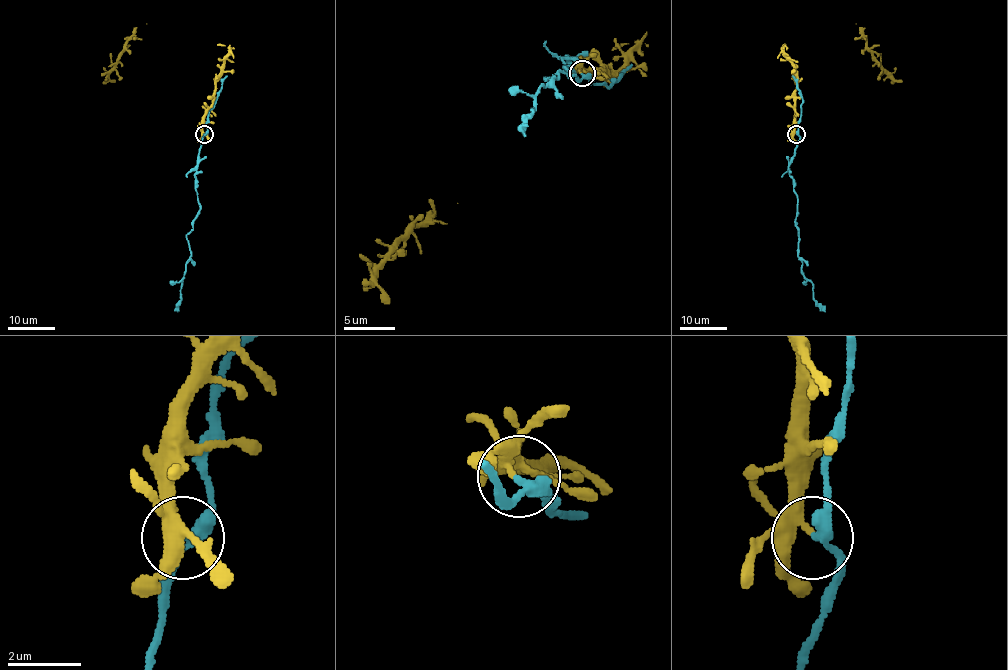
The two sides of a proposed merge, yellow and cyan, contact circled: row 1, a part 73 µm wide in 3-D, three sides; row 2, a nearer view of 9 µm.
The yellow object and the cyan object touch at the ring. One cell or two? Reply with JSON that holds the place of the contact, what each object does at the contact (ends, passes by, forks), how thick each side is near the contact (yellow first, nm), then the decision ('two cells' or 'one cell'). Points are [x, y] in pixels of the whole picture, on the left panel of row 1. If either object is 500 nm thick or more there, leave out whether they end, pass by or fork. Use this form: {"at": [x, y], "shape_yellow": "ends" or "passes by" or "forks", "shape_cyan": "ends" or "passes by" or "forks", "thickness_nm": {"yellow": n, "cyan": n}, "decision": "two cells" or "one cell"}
{"at": [204, 134], "shape_yellow": "forks", "shape_cyan": "passes by", "thickness_nm": {"yellow": 220, "cyan": 280}, "decision": "two cells"}

